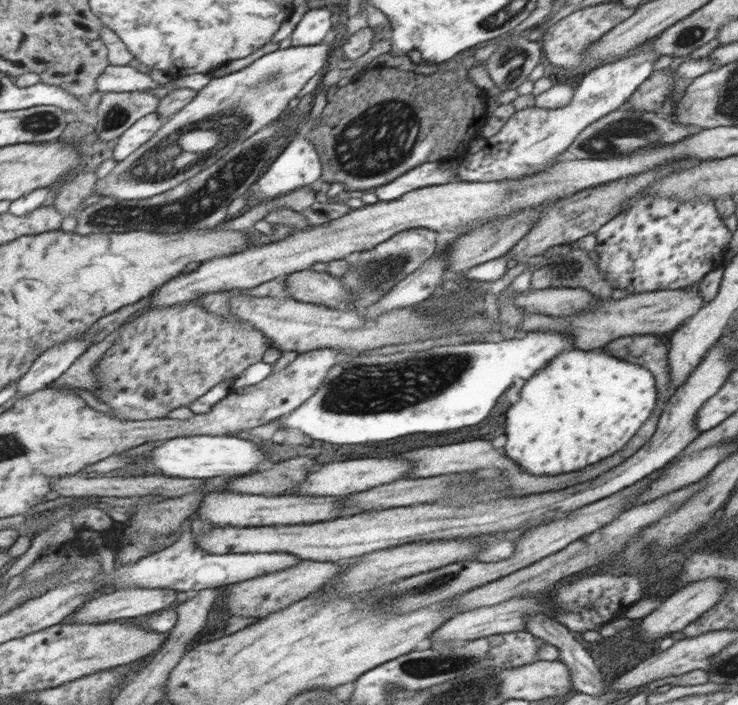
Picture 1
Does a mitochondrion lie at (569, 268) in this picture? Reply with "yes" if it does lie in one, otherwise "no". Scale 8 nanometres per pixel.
yes

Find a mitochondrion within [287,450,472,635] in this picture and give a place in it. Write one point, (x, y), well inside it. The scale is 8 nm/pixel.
(426, 587)

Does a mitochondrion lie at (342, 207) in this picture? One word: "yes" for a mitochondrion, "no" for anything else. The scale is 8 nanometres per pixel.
no

